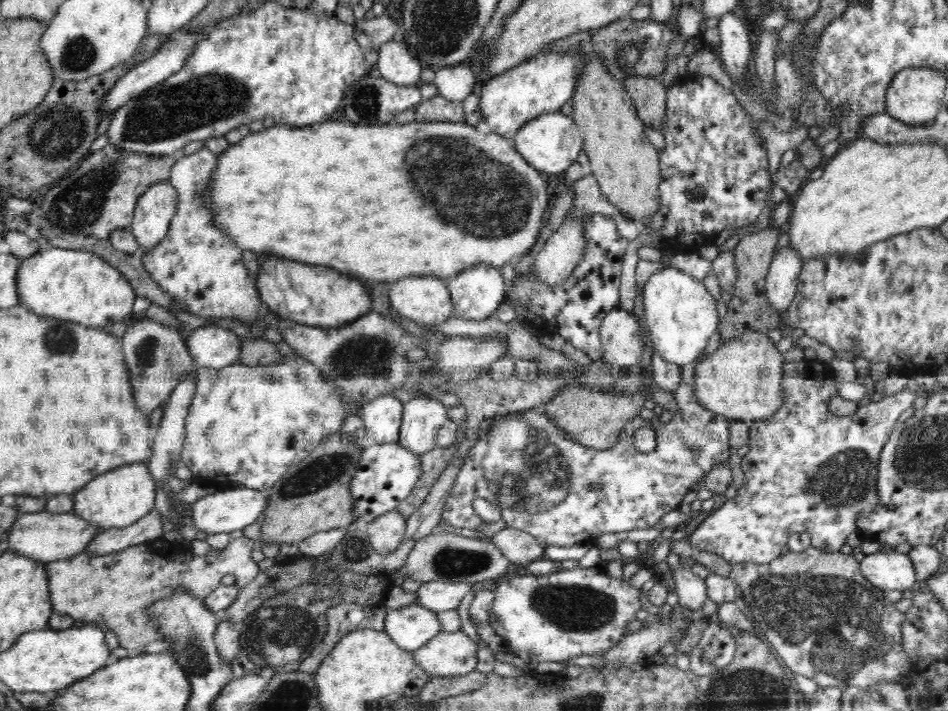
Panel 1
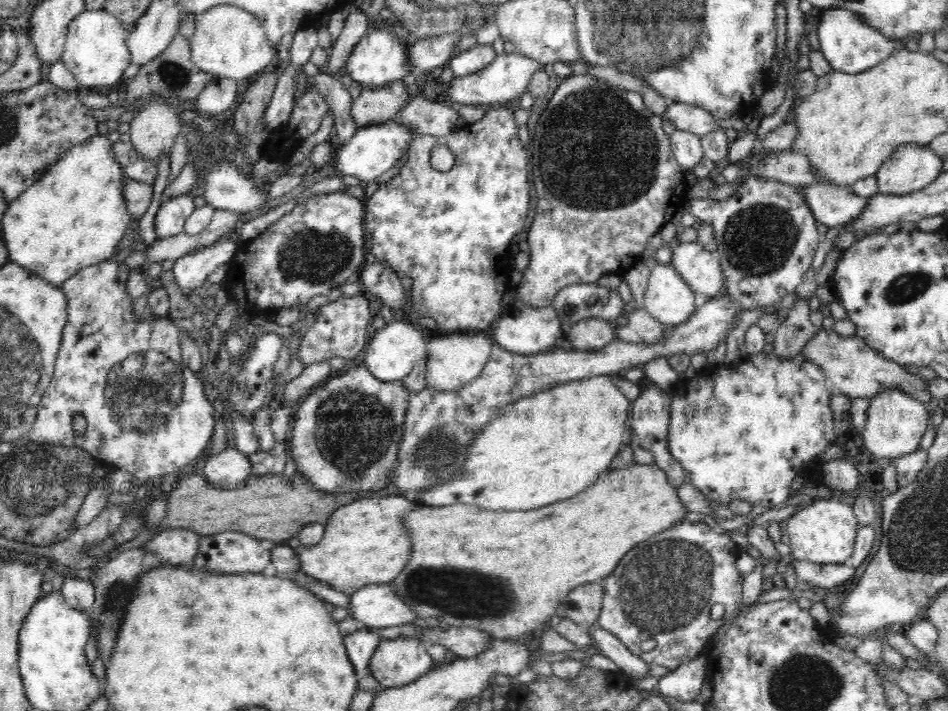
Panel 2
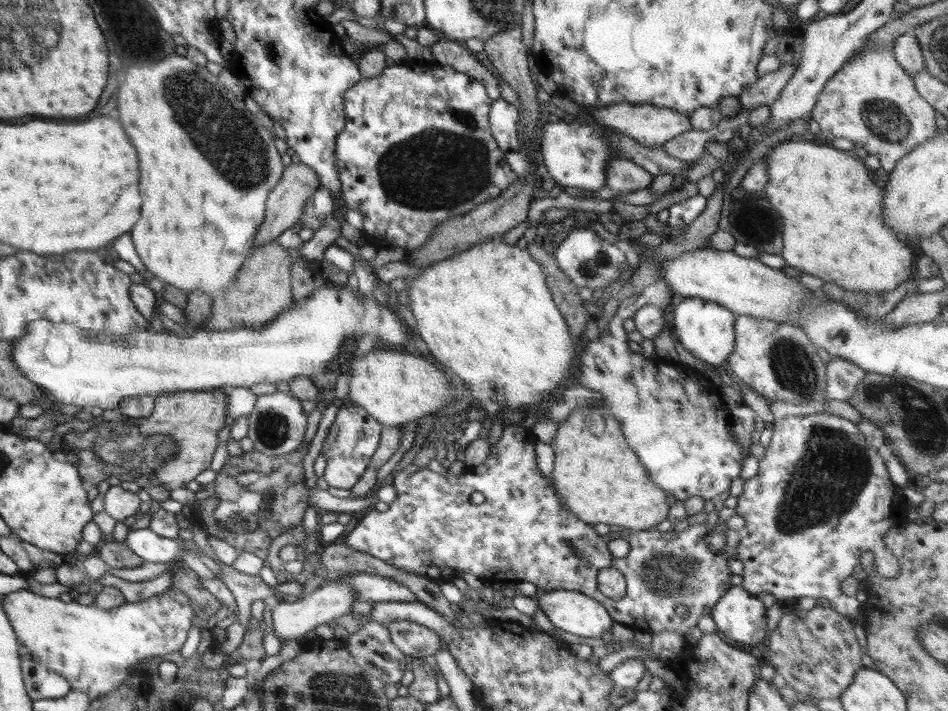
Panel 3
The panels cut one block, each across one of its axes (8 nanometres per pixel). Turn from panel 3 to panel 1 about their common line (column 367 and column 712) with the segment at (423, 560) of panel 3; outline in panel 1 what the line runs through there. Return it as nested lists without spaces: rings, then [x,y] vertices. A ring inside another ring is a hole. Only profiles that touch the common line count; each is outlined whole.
[[[805,359],[800,360],[800,362],[785,361],[782,366],[782,381],[780,382],[780,387],[782,387],[782,391],[784,391],[784,395],[786,395],[784,404],[778,408],[779,410],[775,414],[772,414],[772,417],[766,418],[765,420],[751,422],[748,444],[749,452],[745,457],[742,457],[741,460],[741,469],[744,472],[746,483],[743,487],[737,490],[737,495],[734,498],[726,500],[722,506],[718,507],[714,512],[711,512],[710,516],[705,518],[704,521],[699,524],[699,526],[689,536],[688,542],[692,543],[694,547],[702,551],[710,551],[714,554],[718,554],[718,556],[721,556],[730,562],[731,565],[743,562],[752,562],[756,564],[768,564],[769,562],[772,562],[782,554],[782,548],[786,546],[788,538],[790,538],[792,533],[796,532],[808,532],[811,538],[810,544],[822,552],[838,552],[840,551],[840,548],[846,544],[846,537],[848,534],[852,534],[852,532],[858,533],[859,528],[857,528],[856,524],[857,518],[865,517],[874,509],[883,507],[877,493],[876,482],[879,456],[884,443],[888,440],[892,430],[895,429],[902,413],[915,404],[914,400],[916,400],[916,393],[907,387],[899,392],[885,396],[878,402],[867,401],[866,404],[862,403],[858,408],[859,410],[854,415],[840,417],[831,414],[831,411],[828,409],[830,398],[836,396],[836,384],[837,381],[833,378],[833,373],[831,372],[829,365],[820,363],[818,359],[812,359],[811,361]]]

